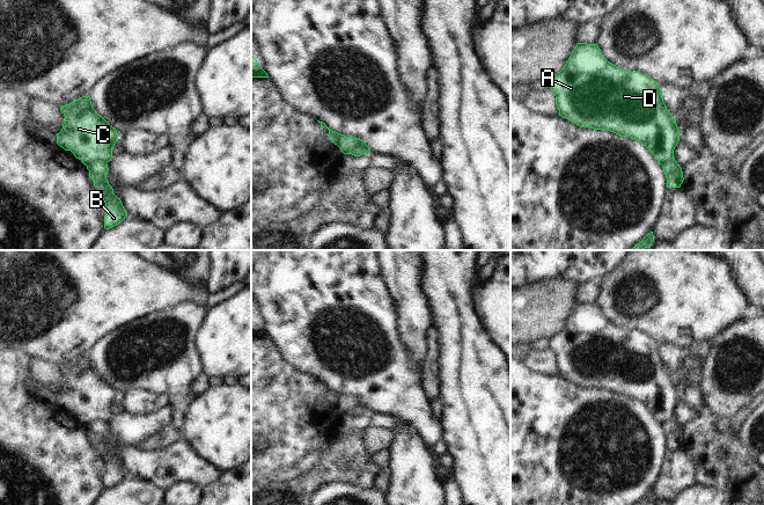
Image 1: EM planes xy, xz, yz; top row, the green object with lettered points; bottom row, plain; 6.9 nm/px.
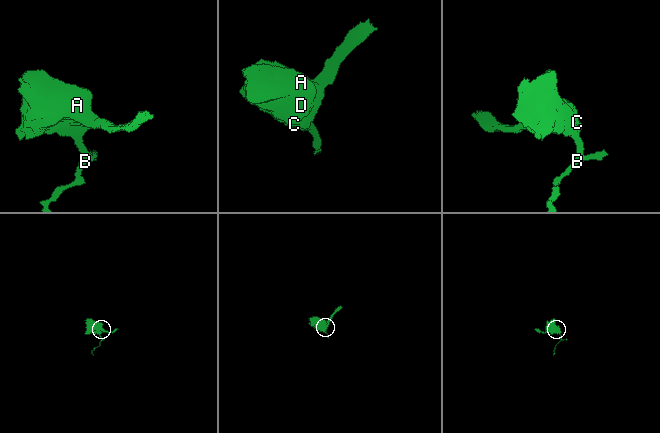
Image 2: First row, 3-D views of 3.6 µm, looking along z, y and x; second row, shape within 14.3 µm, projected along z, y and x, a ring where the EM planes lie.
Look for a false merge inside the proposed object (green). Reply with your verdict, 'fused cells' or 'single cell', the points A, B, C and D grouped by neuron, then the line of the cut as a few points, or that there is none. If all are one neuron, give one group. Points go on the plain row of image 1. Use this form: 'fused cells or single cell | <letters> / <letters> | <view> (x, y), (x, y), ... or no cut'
fused cells | A C D / B | xy (105, 421), (94, 419), (86, 424)

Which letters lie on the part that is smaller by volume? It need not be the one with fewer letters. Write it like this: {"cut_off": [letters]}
{"cut_off": ["B"]}

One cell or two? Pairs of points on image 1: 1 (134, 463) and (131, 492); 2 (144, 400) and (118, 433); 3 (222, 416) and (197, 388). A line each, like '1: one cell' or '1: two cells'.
1: two cells
2: two cells
3: two cells

